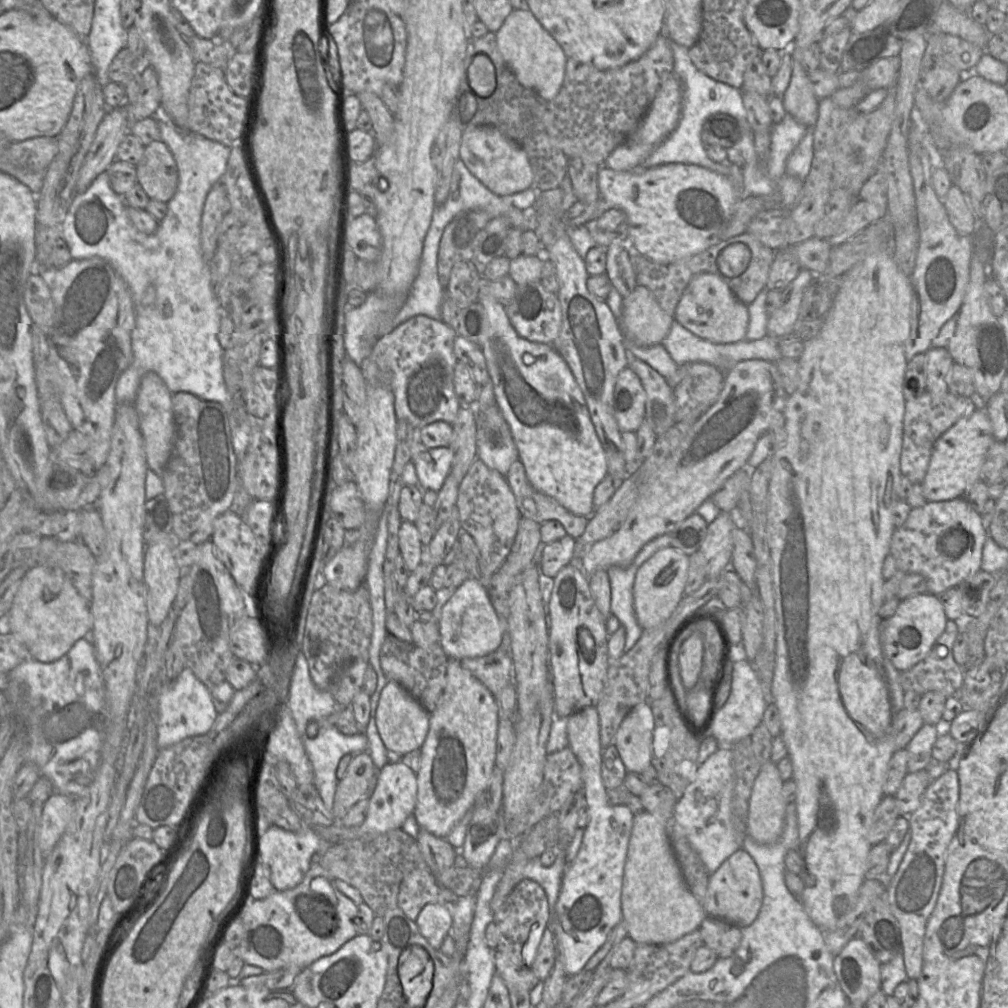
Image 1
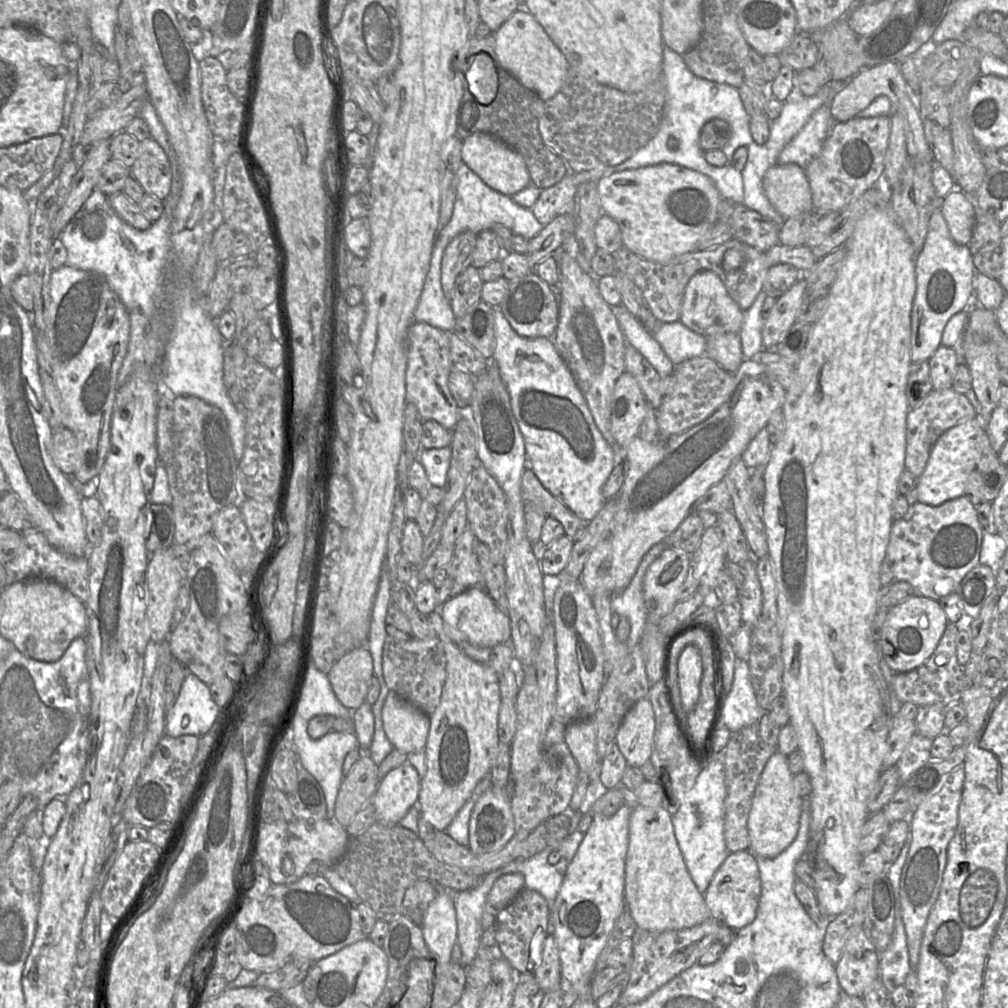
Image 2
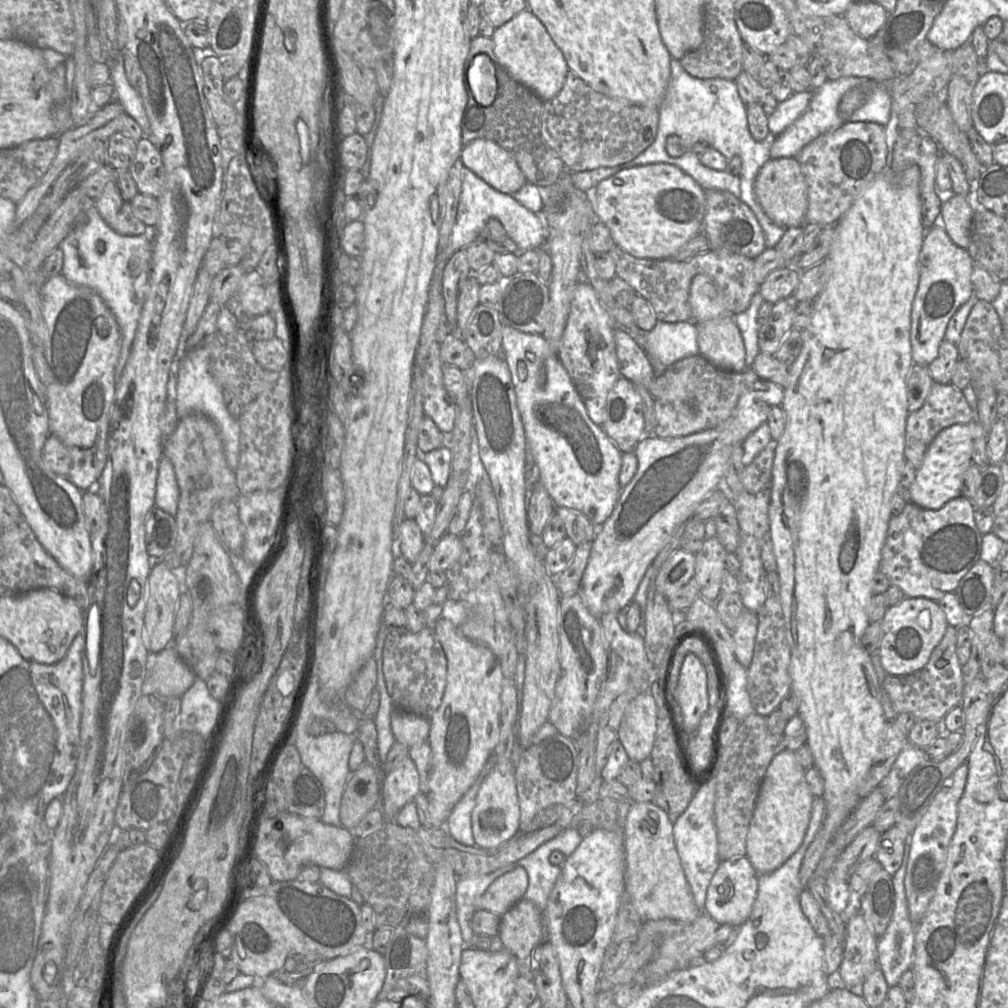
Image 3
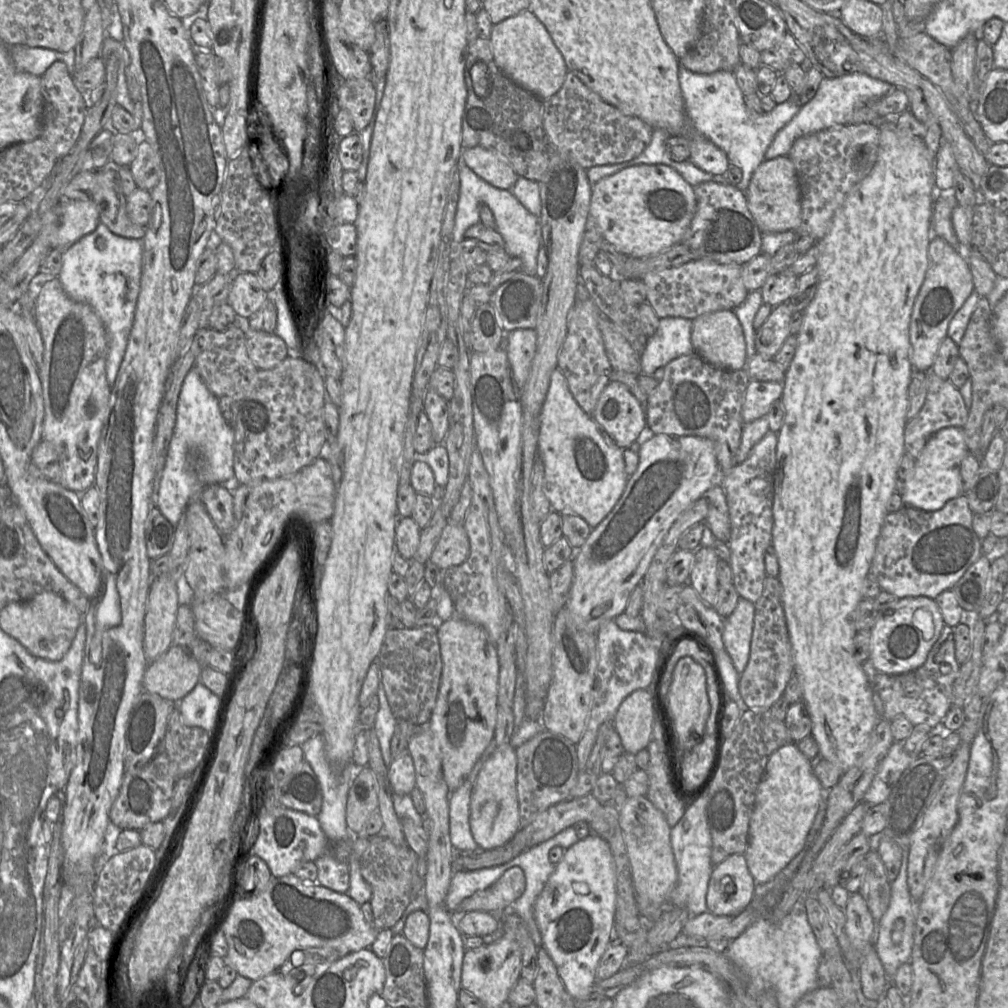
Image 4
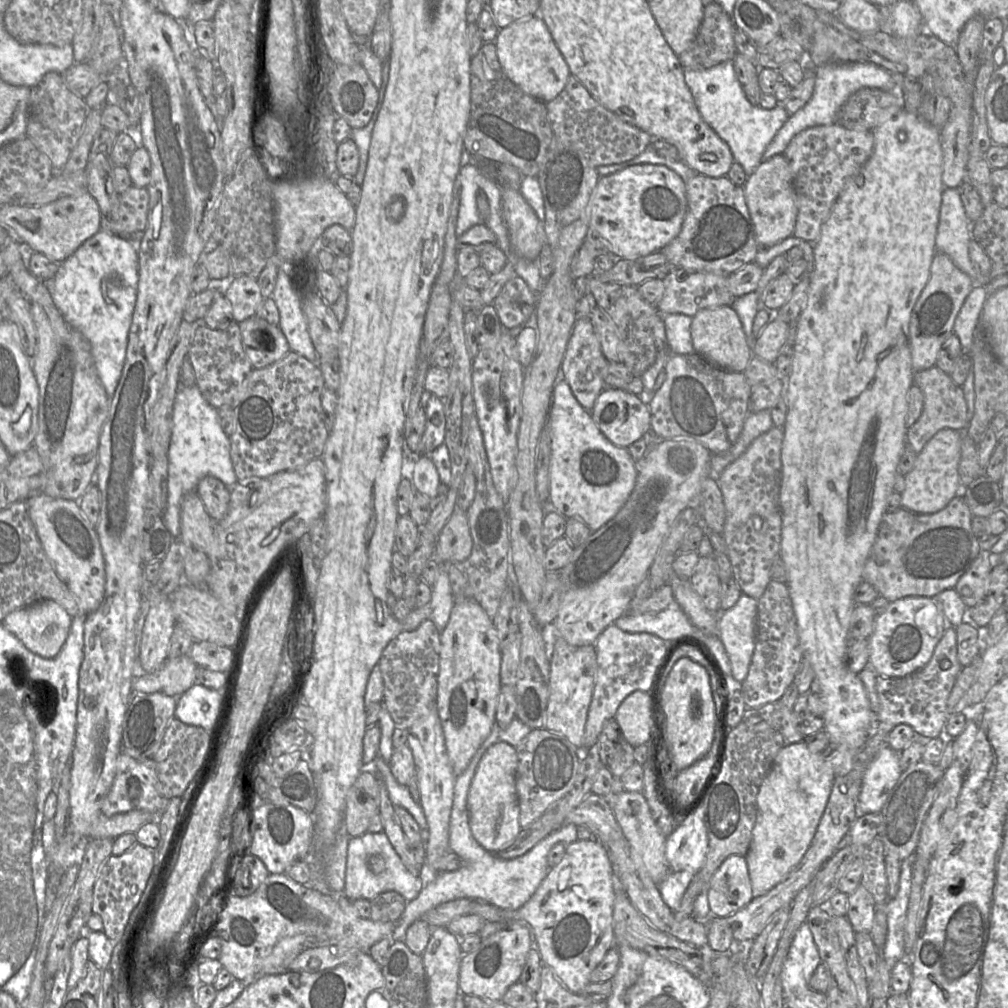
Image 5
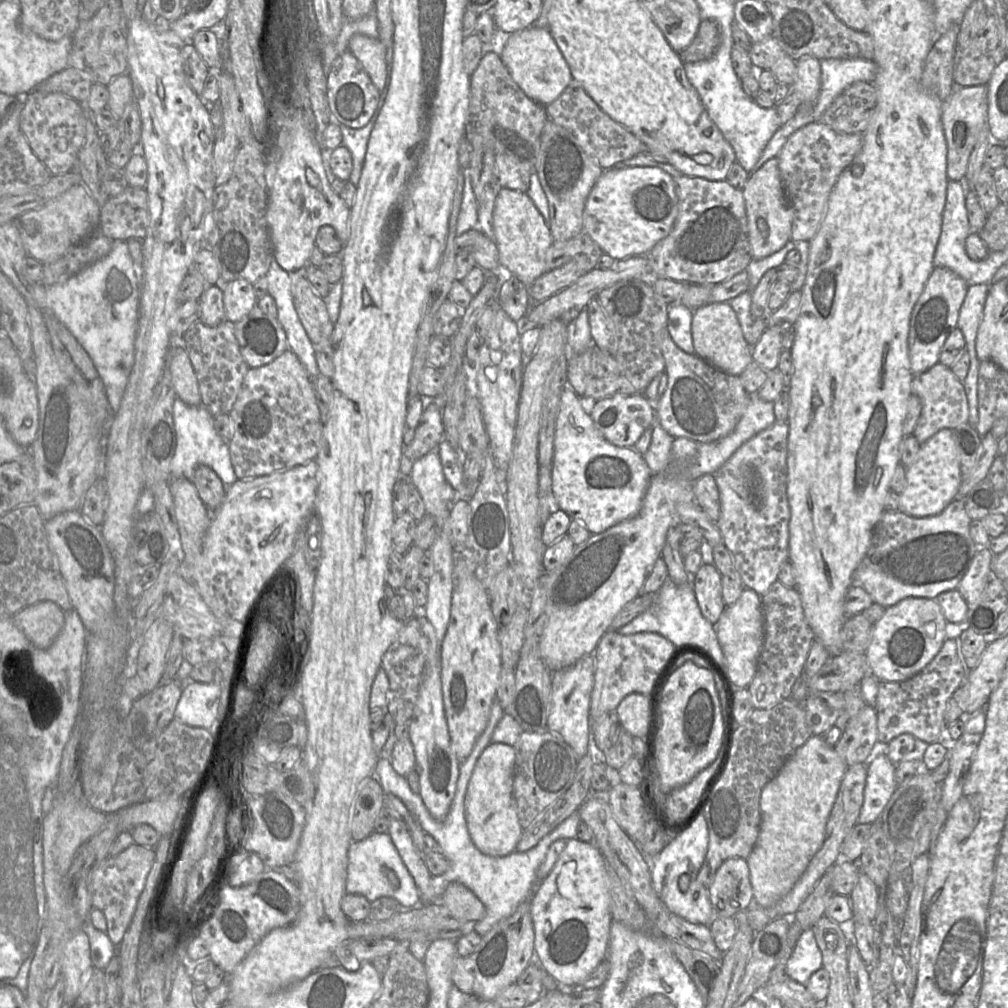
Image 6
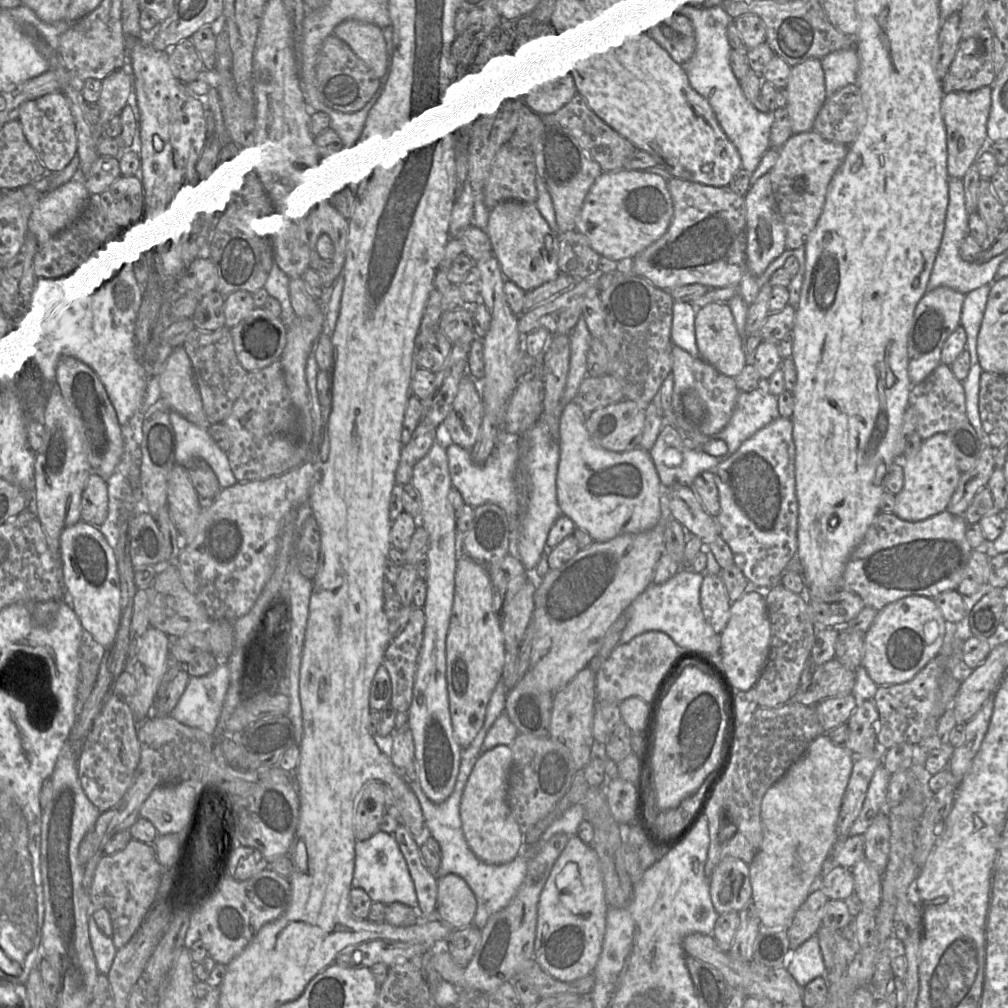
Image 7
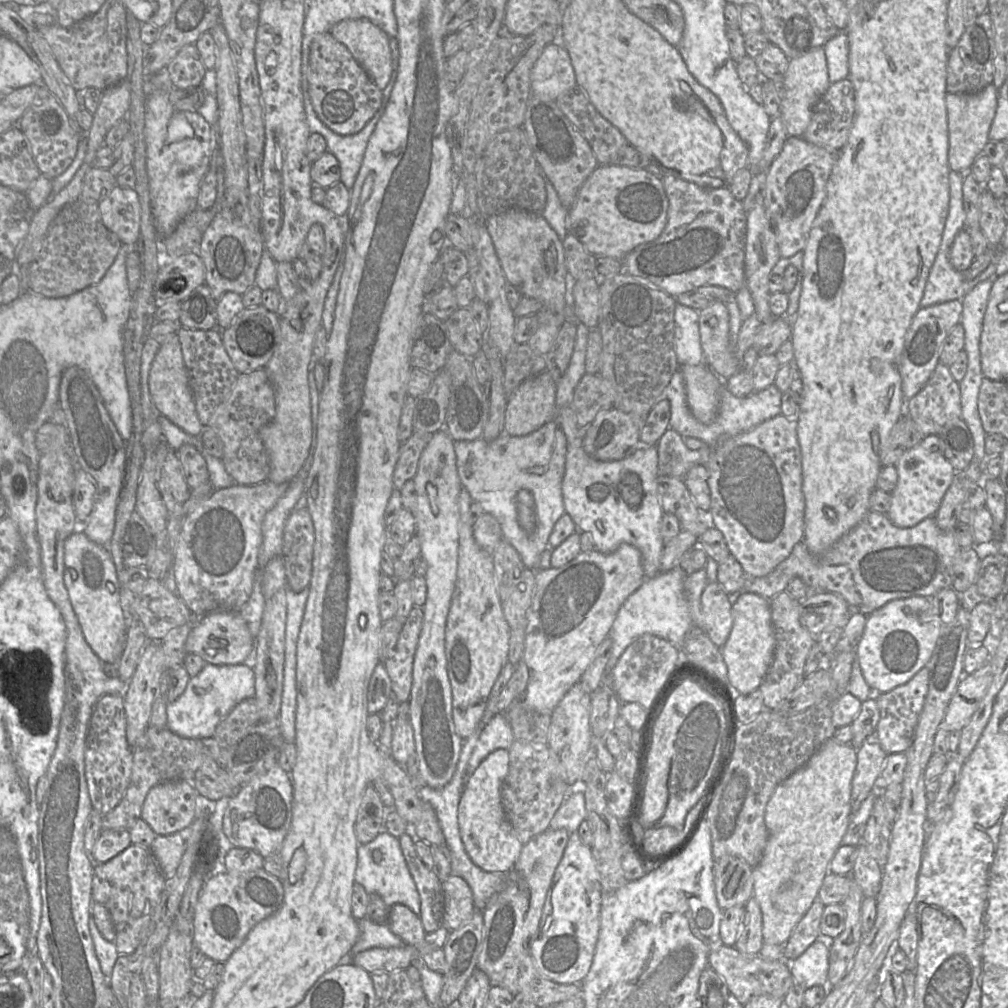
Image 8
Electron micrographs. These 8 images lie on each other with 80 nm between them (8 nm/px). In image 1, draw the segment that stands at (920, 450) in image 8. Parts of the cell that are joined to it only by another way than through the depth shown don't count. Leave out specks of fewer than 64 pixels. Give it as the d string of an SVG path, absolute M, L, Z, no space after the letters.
M985 409L973 410L948 429L934 444L929 467L921 484L927 502L963 498L981 478L982 466L994 440L991 421Z

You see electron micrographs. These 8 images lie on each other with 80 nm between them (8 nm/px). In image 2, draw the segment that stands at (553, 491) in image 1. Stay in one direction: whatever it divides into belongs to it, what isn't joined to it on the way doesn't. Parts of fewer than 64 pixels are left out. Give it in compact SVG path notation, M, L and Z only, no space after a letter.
M499 307L494 309L494 334L495 334L495 350L491 359L491 363L497 369L509 393L513 415L517 421L517 424L524 439L528 467L540 481L542 486L550 494L552 494L555 498L560 500L568 509L570 509L578 517L585 519L588 522L592 521L592 519L594 519L597 516L597 514L601 511L601 509L607 502L607 500L603 496L602 489L608 477L610 476L613 468L618 463L618 456L616 456L614 449L605 440L601 432L598 430L582 392L577 386L577 383L572 373L570 372L565 362L561 358L558 350L555 347L554 342L550 338L544 338L544 337L525 338L519 336L512 329L511 325L506 320L505 316L503 315Z

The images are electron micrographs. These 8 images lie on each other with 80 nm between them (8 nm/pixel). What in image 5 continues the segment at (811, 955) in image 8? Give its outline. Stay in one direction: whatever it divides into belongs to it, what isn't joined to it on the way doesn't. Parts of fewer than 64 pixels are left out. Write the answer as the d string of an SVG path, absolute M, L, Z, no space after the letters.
M805 922L797 930L783 963L783 993L809 987L810 979L821 962L812 932Z

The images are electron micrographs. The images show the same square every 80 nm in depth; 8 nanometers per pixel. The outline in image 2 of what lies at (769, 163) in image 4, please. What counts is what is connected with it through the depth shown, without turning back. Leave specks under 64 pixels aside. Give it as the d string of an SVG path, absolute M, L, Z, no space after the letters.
M777 163L771 166L762 184L765 196L784 219L814 211L808 179L799 165Z

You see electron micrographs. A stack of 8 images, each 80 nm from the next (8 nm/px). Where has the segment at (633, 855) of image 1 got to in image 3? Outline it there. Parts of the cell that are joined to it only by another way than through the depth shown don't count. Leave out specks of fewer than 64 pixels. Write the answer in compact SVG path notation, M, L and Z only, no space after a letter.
M632 802L623 825L625 889L643 921L669 919L691 923L701 913L694 902L676 850L673 823L653 802Z

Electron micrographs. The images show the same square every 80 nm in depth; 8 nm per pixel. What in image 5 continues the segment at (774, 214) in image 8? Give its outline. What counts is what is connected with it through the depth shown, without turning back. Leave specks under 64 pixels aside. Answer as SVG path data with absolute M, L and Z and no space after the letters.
M839 124L807 128L793 137L783 155L789 163L798 215L793 235L815 243L822 225L848 178L860 171L874 149L873 130L847 129Z

